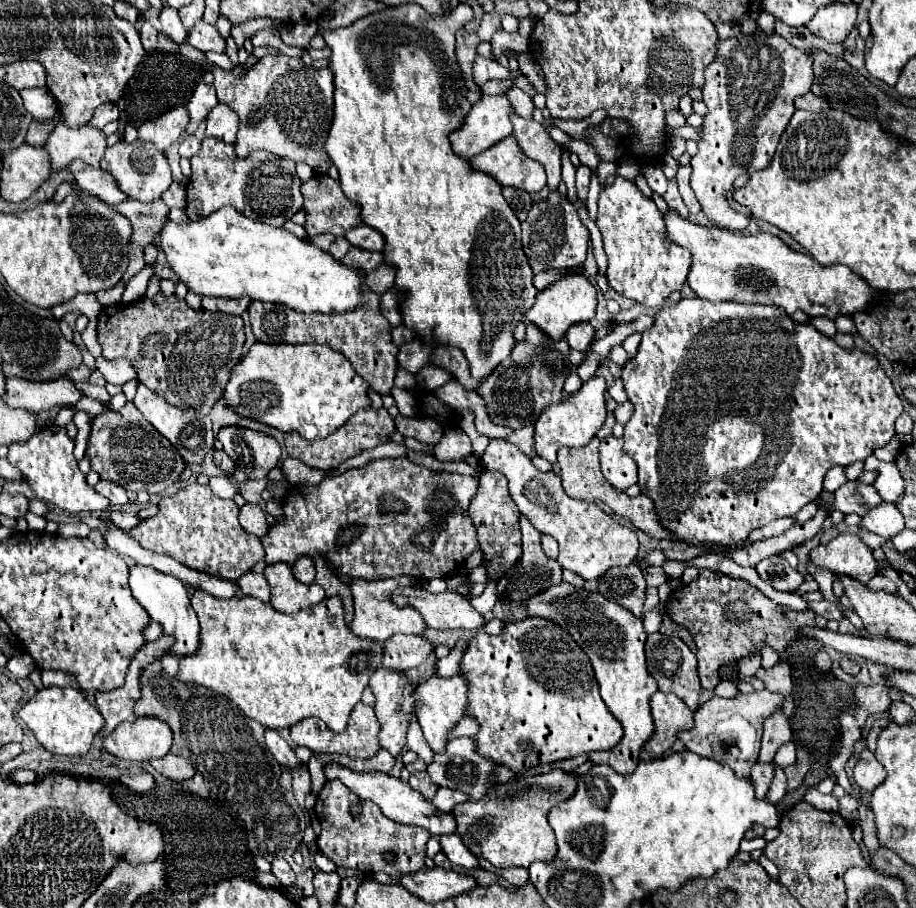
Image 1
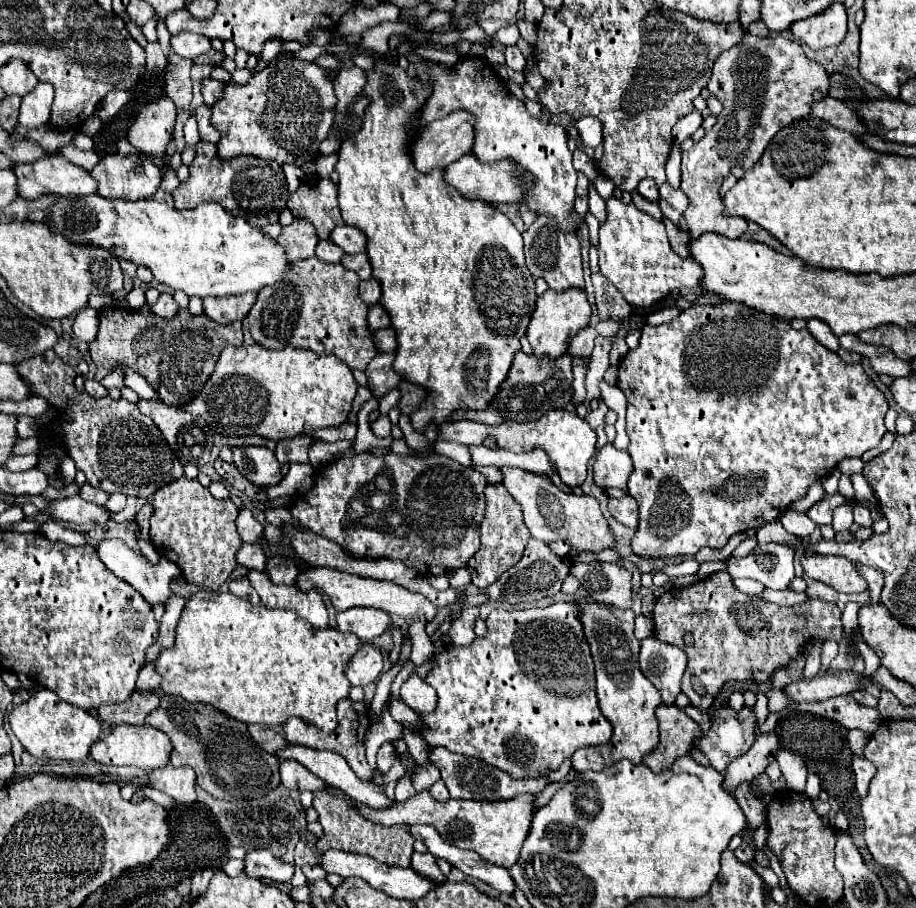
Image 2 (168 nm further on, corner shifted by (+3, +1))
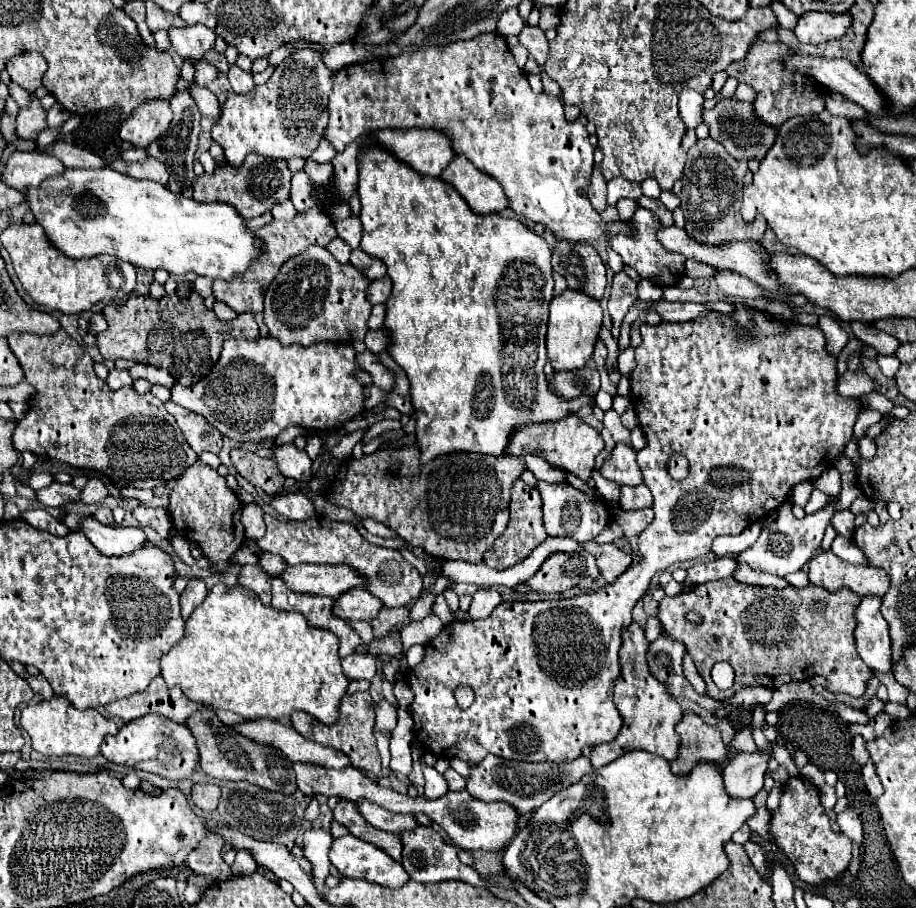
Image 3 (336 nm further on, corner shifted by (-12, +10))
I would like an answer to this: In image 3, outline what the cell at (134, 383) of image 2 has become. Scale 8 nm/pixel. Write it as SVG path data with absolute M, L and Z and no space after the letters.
M276 338L228 340L216 366L192 386L174 384L172 400L208 420L222 436L236 442L264 442L288 426L324 432L336 428L364 410L362 386L352 372L358 370L356 350L350 344L320 342L312 346L284 346Z

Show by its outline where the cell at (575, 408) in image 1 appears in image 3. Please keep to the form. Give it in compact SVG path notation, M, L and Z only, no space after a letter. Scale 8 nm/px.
M572 414L572 416L568 416L564 420L558 420L558 422L522 426L510 438L508 454L512 454L512 456L524 456L524 454L540 456L552 468L570 472L570 474L574 474L574 476L578 476L580 480L586 482L590 478L592 468L594 468L594 458L598 456L598 452L602 448L604 448L604 442L602 442L600 434L594 428L590 428L584 420L580 420L576 414Z

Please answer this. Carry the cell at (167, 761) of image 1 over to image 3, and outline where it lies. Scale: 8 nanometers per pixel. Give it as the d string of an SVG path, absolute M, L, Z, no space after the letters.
M196 784L192 788L192 802L204 812L214 812L218 806L220 788L216 784Z

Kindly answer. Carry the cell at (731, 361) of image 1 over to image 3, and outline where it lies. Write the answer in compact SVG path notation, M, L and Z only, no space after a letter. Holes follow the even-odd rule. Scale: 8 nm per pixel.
M738 304L738 310L734 316L722 316L718 312L712 312L706 318L694 318L688 322L660 322L658 326L640 324L642 344L636 348L636 368L630 374L630 388L632 388L632 404L638 412L640 428L646 436L646 446L638 452L638 466L642 470L644 484L650 488L654 496L654 520L648 528L640 532L640 554L642 560L636 562L626 570L626 574L620 574L612 584L604 584L600 590L592 594L580 594L570 600L542 600L542 602L502 602L486 620L454 620L448 624L438 636L434 636L424 650L424 660L410 668L406 672L406 682L414 694L414 702L408 706L408 712L414 720L414 740L422 746L422 750L432 752L440 758L460 758L466 764L474 766L480 764L488 754L508 758L508 760L524 760L524 762L570 762L572 758L578 758L584 746L596 746L602 742L612 742L620 728L622 728L622 716L614 706L612 700L612 688L616 678L620 676L620 646L622 646L622 630L626 630L632 622L632 608L634 604L646 594L650 580L656 572L666 570L674 564L682 564L688 560L704 558L710 552L712 540L716 536L736 536L746 526L754 524L758 518L766 518L772 510L780 508L786 500L790 490L804 480L816 480L824 470L828 470L832 464L830 450L838 450L842 454L846 442L852 438L852 428L856 422L856 416L862 412L862 404L854 398L844 398L836 392L836 358L832 358L824 348L824 334L818 326L784 326L780 322L774 322L766 318L762 312L746 310L742 304ZM670 454L682 454L690 462L688 476L684 480L674 480L668 474L666 462ZM458 686L470 686L474 690L474 702L470 708L460 708L454 700L454 690Z

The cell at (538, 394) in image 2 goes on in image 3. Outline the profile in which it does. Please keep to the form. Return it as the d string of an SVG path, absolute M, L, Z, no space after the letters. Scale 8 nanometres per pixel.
M582 368L572 372L554 372L550 380L550 388L562 398L576 398L576 396L594 396L600 390L600 376L598 370Z

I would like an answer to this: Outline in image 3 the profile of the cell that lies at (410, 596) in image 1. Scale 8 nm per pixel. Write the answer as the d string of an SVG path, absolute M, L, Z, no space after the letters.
M288 566L280 578L284 584L298 594L316 594L316 596L332 596L362 586L360 576L352 572L350 566Z

